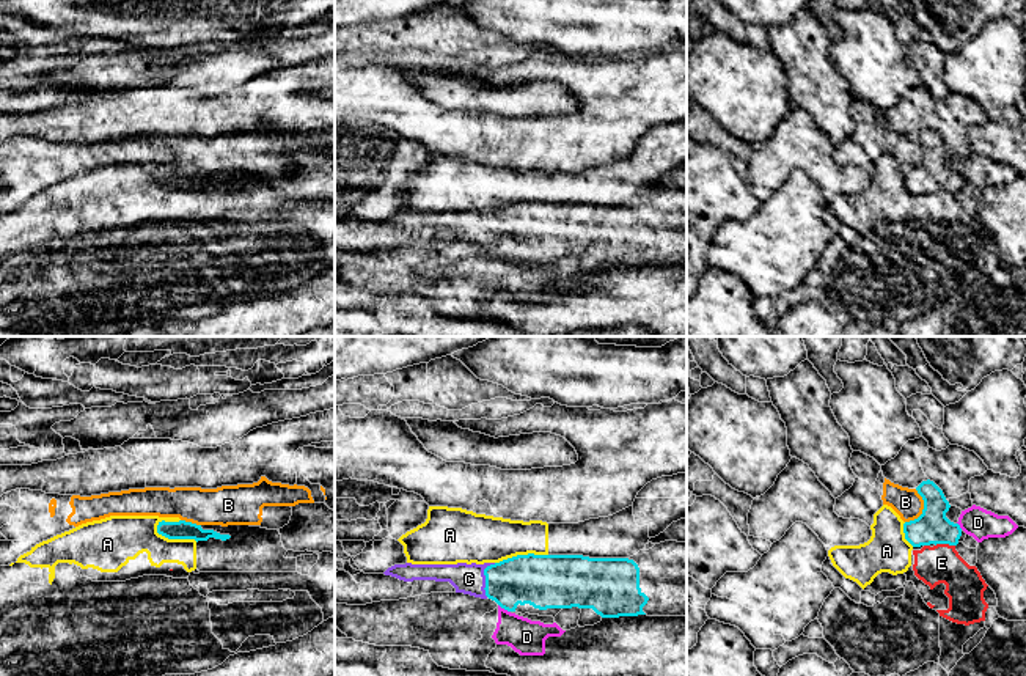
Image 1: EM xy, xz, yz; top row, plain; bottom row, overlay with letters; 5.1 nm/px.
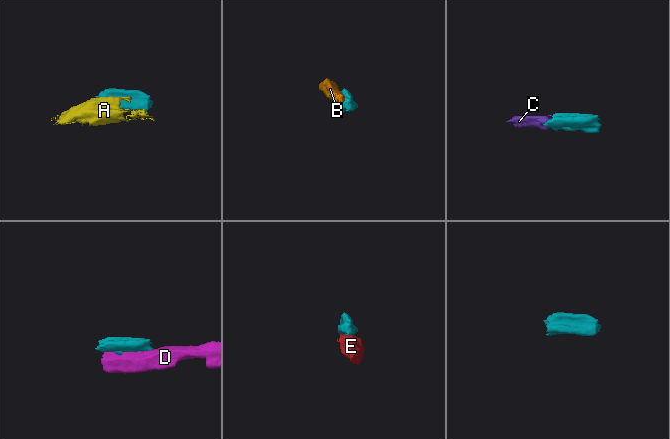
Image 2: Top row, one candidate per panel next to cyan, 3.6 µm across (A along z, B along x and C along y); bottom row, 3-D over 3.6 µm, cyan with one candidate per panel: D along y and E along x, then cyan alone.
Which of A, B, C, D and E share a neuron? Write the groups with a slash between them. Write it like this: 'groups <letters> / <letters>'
groups A E / B / C / D

